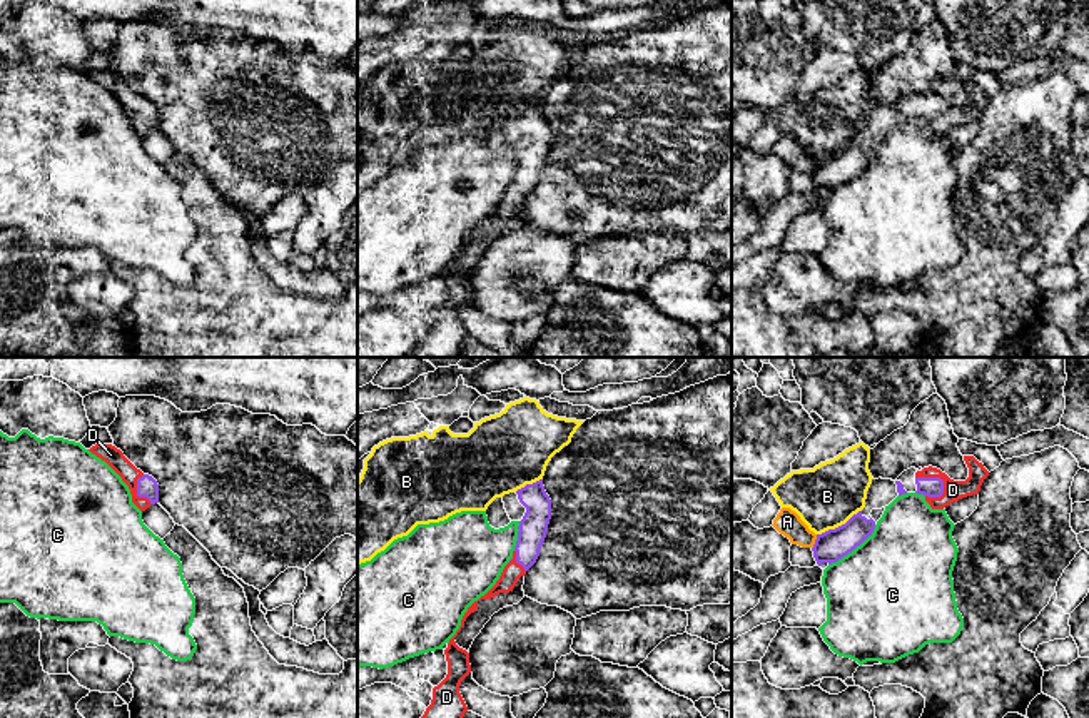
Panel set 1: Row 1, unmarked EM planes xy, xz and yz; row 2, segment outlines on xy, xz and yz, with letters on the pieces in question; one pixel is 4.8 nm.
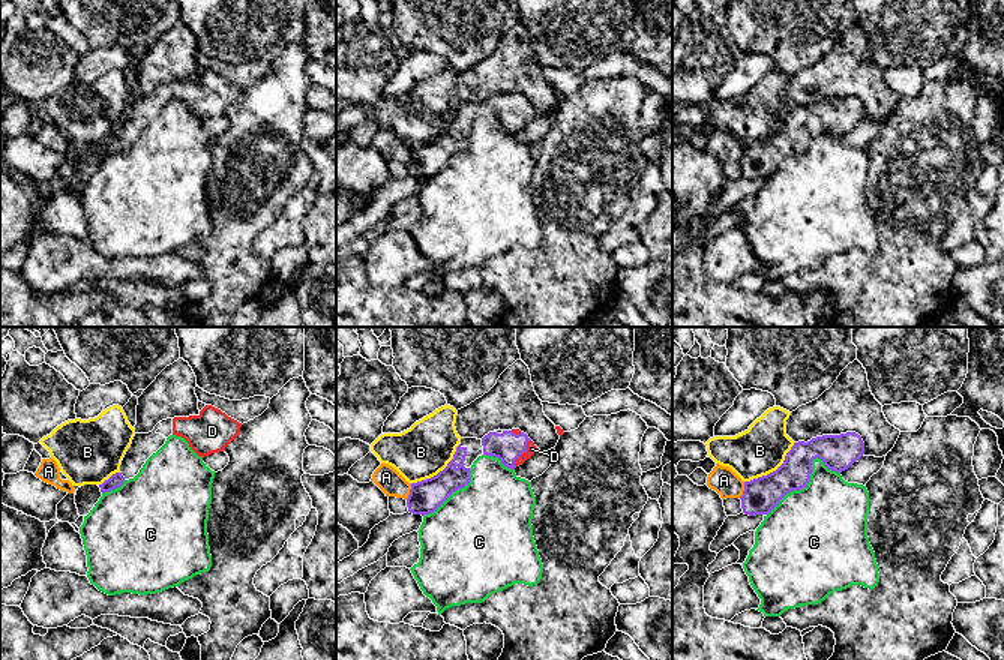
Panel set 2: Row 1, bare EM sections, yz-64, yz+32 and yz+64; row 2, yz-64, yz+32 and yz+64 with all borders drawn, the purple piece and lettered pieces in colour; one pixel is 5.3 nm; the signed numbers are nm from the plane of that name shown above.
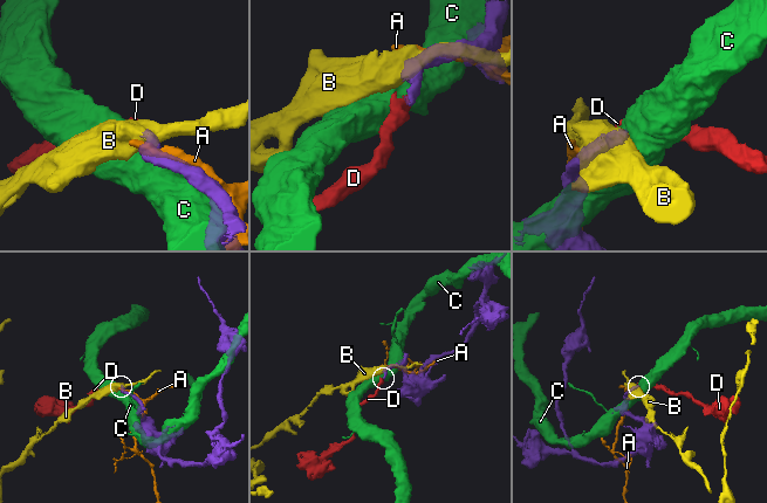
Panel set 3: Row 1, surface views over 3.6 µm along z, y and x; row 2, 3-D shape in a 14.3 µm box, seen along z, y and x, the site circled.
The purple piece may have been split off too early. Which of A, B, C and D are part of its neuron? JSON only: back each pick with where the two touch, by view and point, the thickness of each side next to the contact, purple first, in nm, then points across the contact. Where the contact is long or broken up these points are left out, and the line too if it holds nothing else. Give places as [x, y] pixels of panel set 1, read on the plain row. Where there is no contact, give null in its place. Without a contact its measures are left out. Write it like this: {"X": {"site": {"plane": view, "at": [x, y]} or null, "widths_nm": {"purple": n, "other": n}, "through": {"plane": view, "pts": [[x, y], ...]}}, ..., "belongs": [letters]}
{"D": {"site": {"plane": "yz", "at": [936, 104]}, "widths_nm": {"purple": 100, "other": 100}, "through": {"plane": "yz", "pts": [[929, 112], [936, 104], [952, 116]]}}, "belongs": ["D"]}

